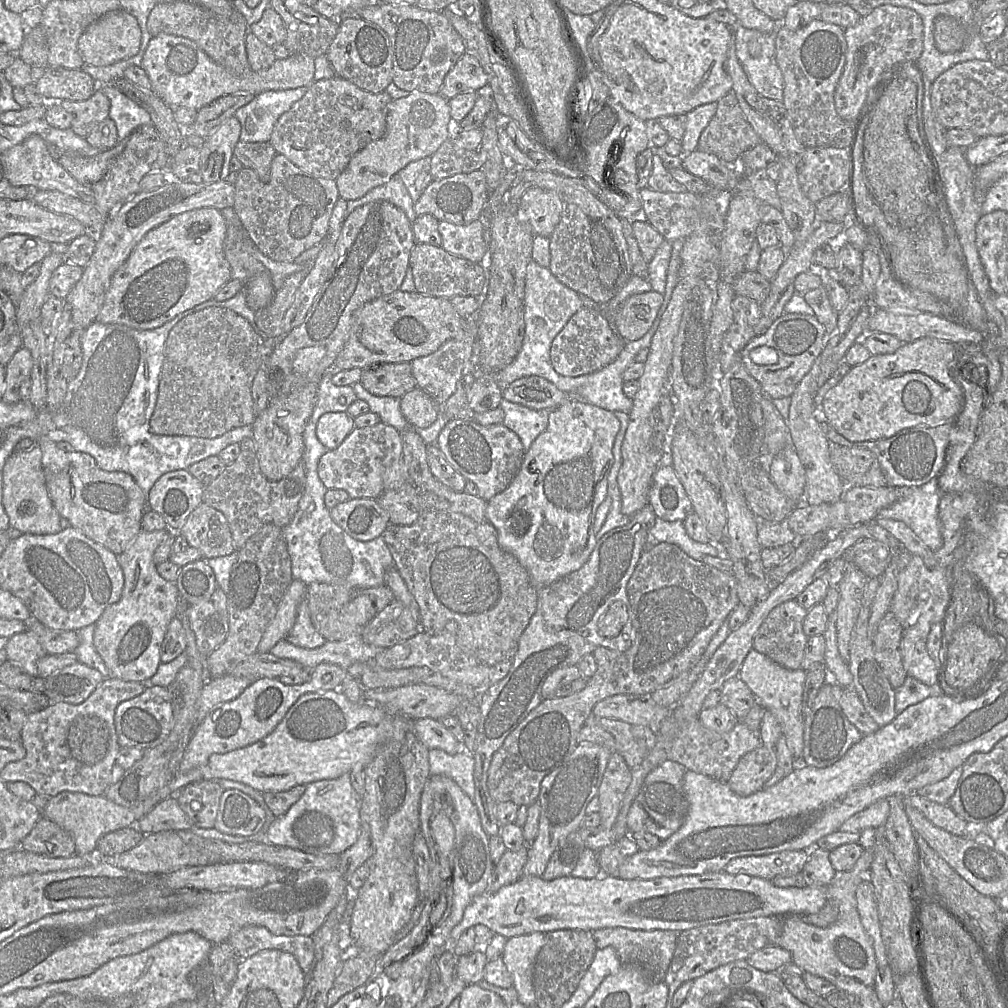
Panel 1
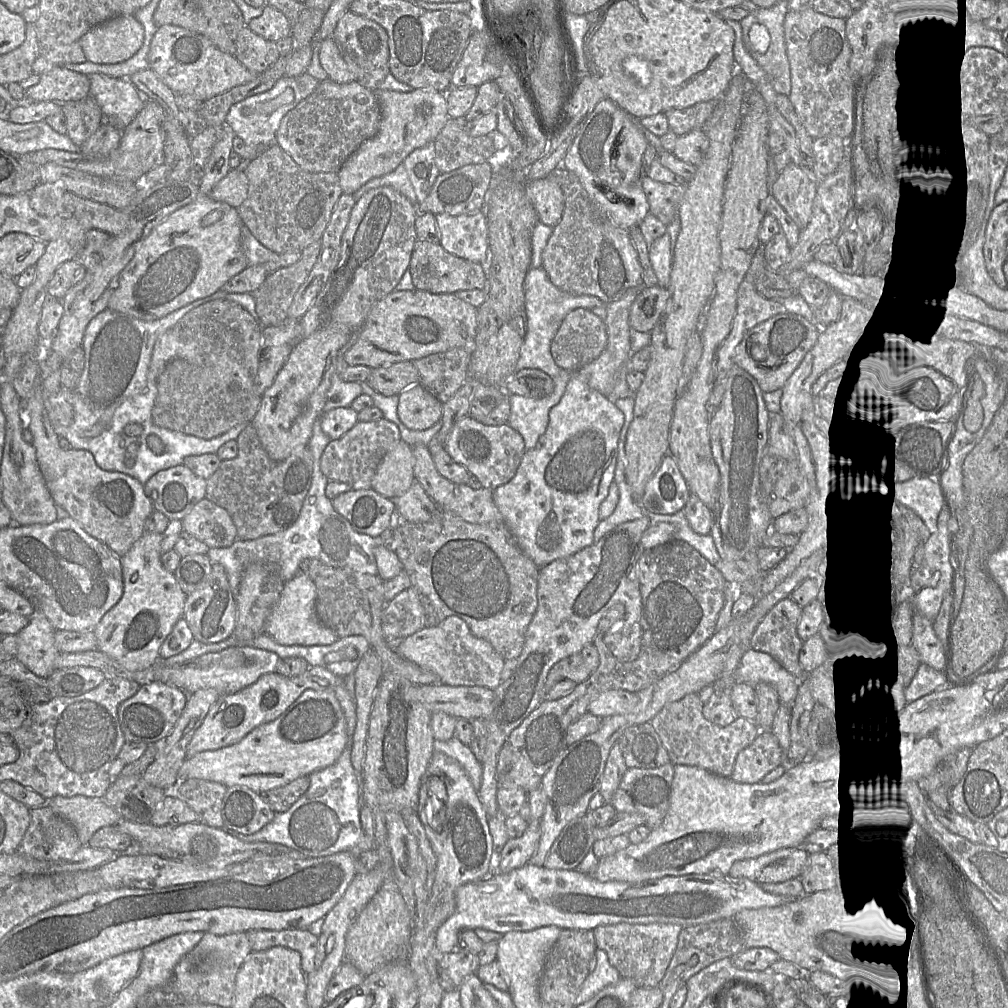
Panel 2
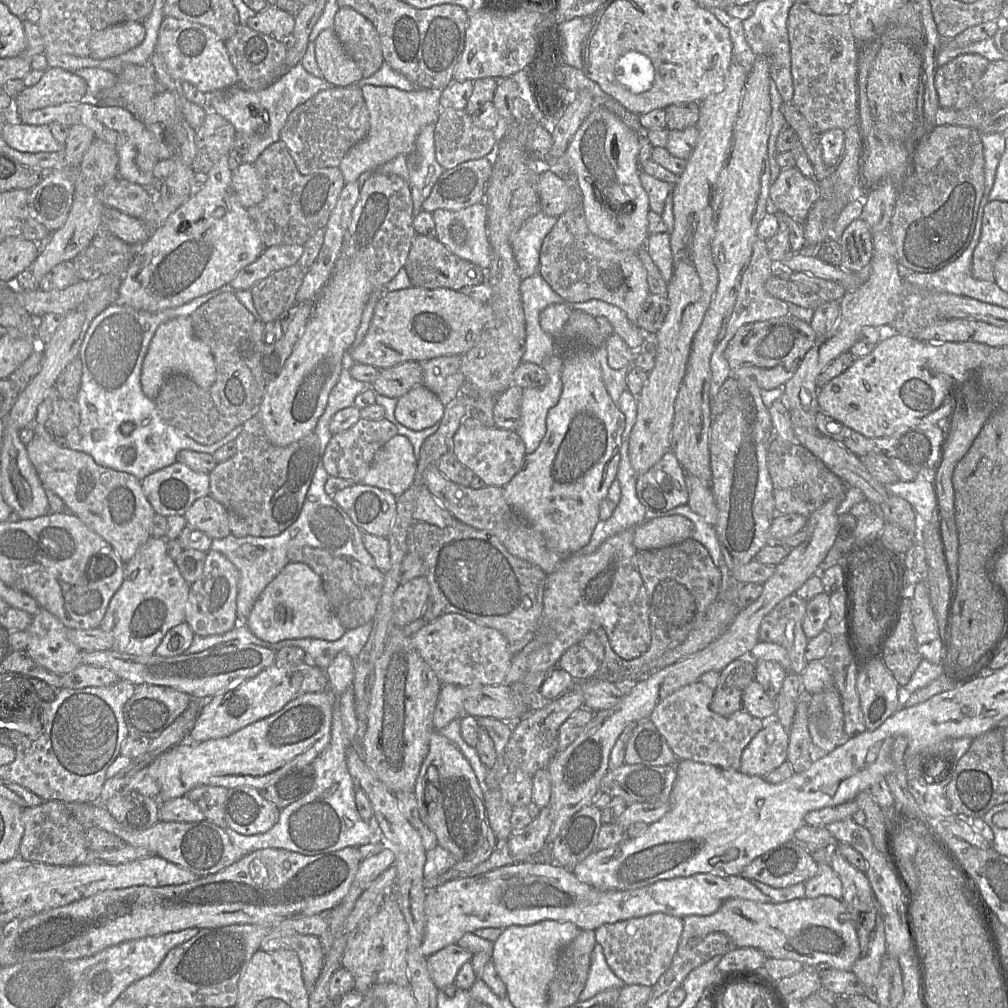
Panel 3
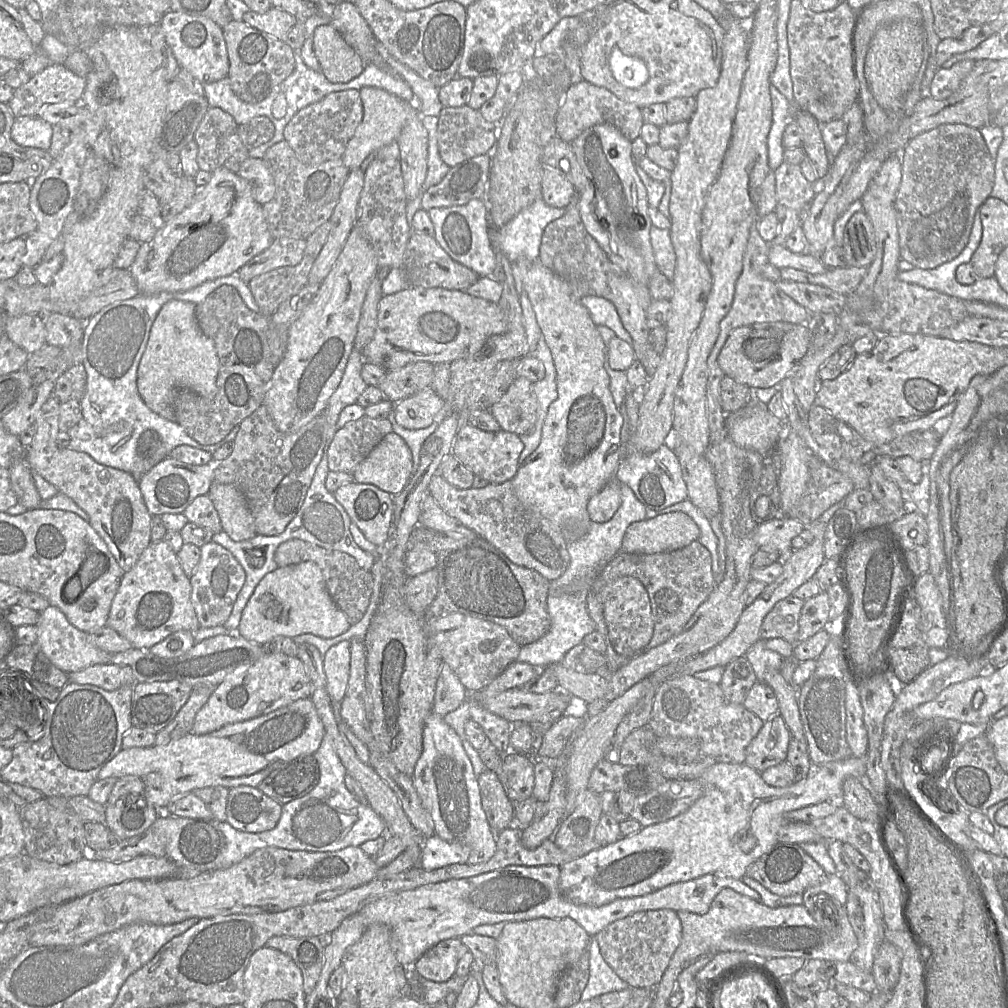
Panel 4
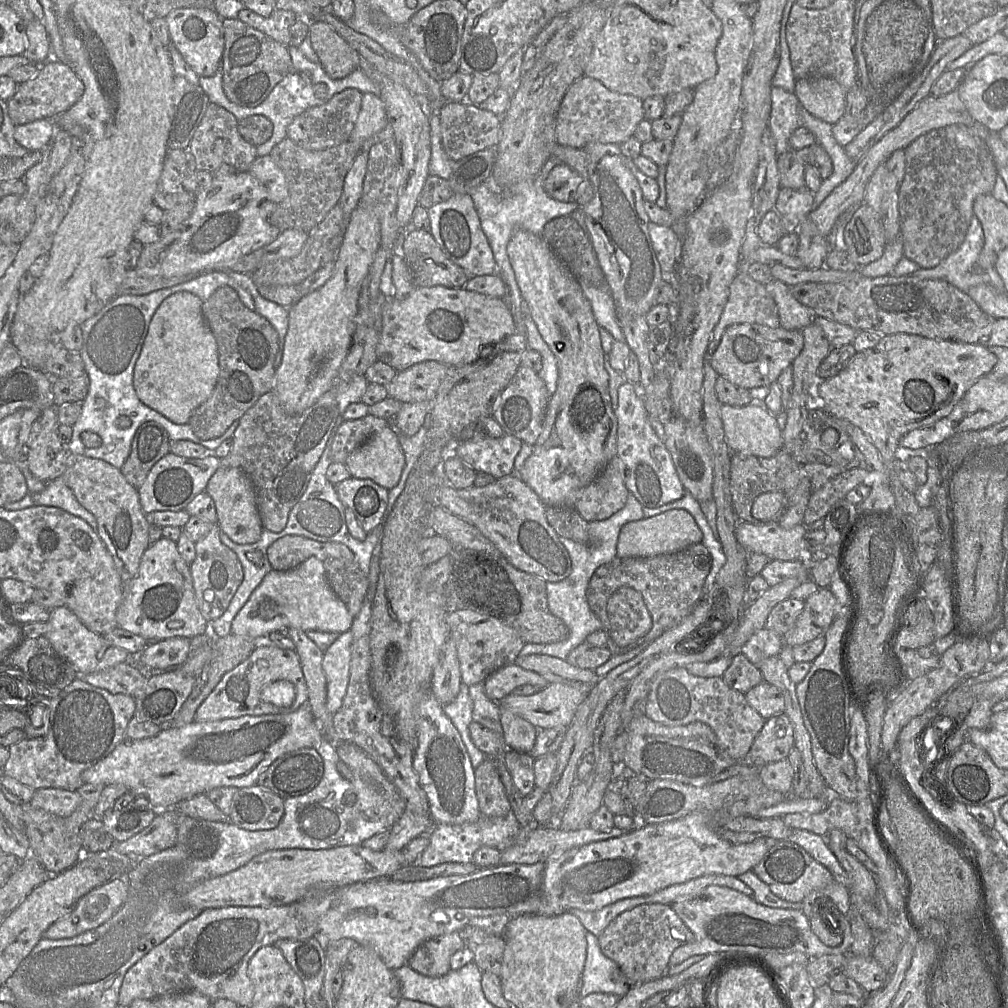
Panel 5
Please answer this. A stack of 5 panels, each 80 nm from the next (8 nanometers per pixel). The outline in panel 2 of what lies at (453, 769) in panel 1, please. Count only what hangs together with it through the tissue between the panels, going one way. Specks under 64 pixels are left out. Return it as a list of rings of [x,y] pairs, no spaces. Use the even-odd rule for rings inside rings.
[[[456,736],[447,741],[435,740],[433,749],[455,759],[465,770],[476,791],[481,786],[482,766],[471,748],[463,744]]]

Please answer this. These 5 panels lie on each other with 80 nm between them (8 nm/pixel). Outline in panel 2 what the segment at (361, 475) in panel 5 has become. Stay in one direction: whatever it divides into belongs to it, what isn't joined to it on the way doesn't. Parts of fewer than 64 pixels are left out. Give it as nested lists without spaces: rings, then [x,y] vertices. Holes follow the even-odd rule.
[[[402,439],[379,464],[371,488],[382,496],[394,500],[415,482],[412,446]]]

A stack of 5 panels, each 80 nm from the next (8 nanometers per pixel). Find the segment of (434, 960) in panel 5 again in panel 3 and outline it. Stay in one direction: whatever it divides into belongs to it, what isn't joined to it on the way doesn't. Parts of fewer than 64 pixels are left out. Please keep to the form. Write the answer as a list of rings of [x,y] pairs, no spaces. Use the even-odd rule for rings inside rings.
[[[451,944],[427,957],[430,976],[439,990],[454,984],[460,968],[470,962],[473,954]]]

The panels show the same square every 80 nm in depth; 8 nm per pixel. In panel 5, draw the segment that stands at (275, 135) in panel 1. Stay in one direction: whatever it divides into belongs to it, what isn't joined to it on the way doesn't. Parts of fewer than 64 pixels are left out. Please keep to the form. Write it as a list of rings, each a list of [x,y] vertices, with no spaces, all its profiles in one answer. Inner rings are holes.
[[[348,88],[326,103],[314,106],[296,116],[287,128],[287,137],[306,150],[324,150],[347,141],[358,119],[362,106],[362,95],[358,89]]]

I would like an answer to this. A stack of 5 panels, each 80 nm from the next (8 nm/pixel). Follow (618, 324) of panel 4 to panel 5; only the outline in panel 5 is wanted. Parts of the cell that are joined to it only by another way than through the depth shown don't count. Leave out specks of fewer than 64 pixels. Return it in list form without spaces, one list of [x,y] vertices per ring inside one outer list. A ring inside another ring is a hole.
[[[580,285],[585,297],[589,301],[594,319],[599,327],[606,329],[613,337],[614,341],[625,341],[622,328],[617,320],[615,306],[606,288]]]

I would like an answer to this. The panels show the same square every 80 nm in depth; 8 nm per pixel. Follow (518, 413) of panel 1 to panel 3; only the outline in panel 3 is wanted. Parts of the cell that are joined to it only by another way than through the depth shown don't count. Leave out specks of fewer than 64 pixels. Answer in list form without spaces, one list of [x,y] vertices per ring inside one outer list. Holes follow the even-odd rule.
[[[554,346],[554,355],[551,356],[549,359],[547,359],[543,364],[543,368],[548,375],[548,381],[546,385],[541,388],[523,389],[521,407],[520,407],[521,420],[520,420],[520,425],[517,428],[516,432],[521,437],[521,439],[525,444],[526,455],[533,453],[538,448],[541,440],[545,436],[546,418],[547,418],[548,411],[558,403],[559,398],[561,396],[561,392],[562,392],[561,372],[562,372],[563,364],[564,364],[564,360],[561,357],[559,357],[559,355],[555,354],[555,346]]]

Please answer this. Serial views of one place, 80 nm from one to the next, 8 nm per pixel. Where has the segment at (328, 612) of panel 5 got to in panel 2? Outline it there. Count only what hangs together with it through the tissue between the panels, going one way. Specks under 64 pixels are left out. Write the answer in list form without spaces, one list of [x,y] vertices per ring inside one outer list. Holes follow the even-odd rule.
[[[299,571],[291,580],[284,583],[280,597],[270,612],[264,627],[264,633],[283,645],[328,645],[339,637],[330,628],[323,625],[315,612],[317,591],[311,578]]]

